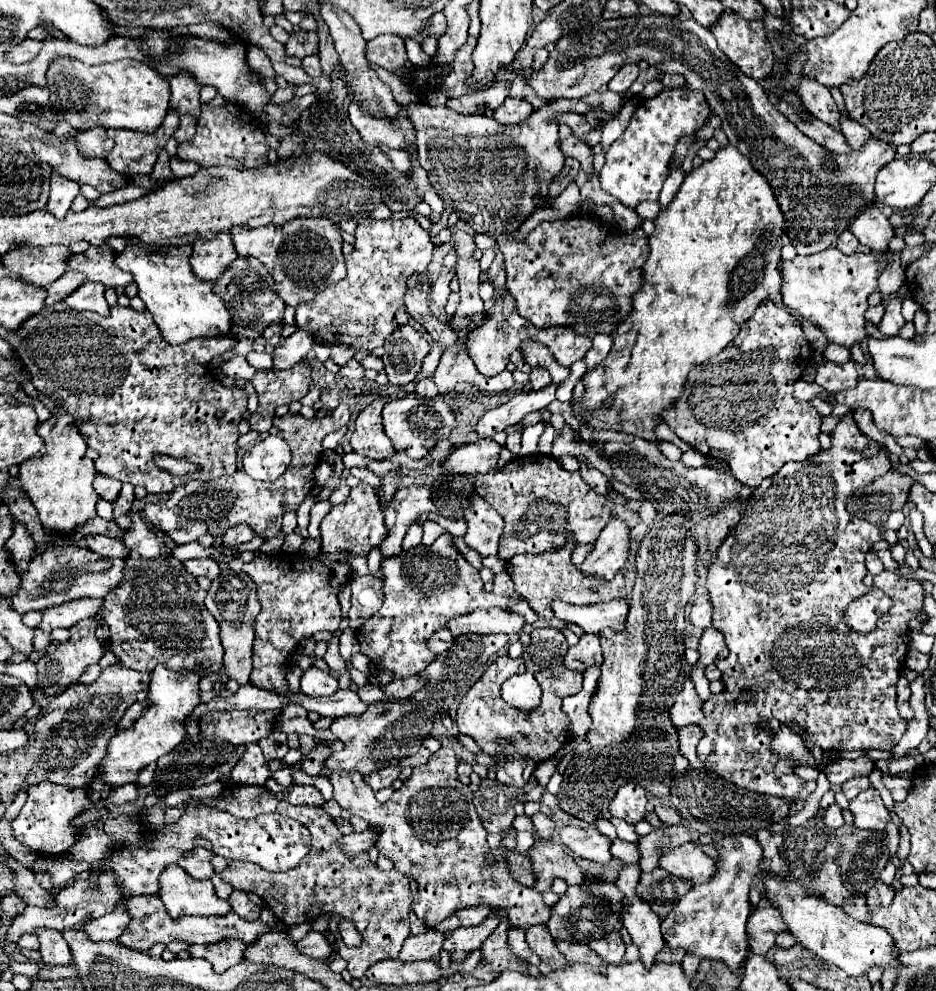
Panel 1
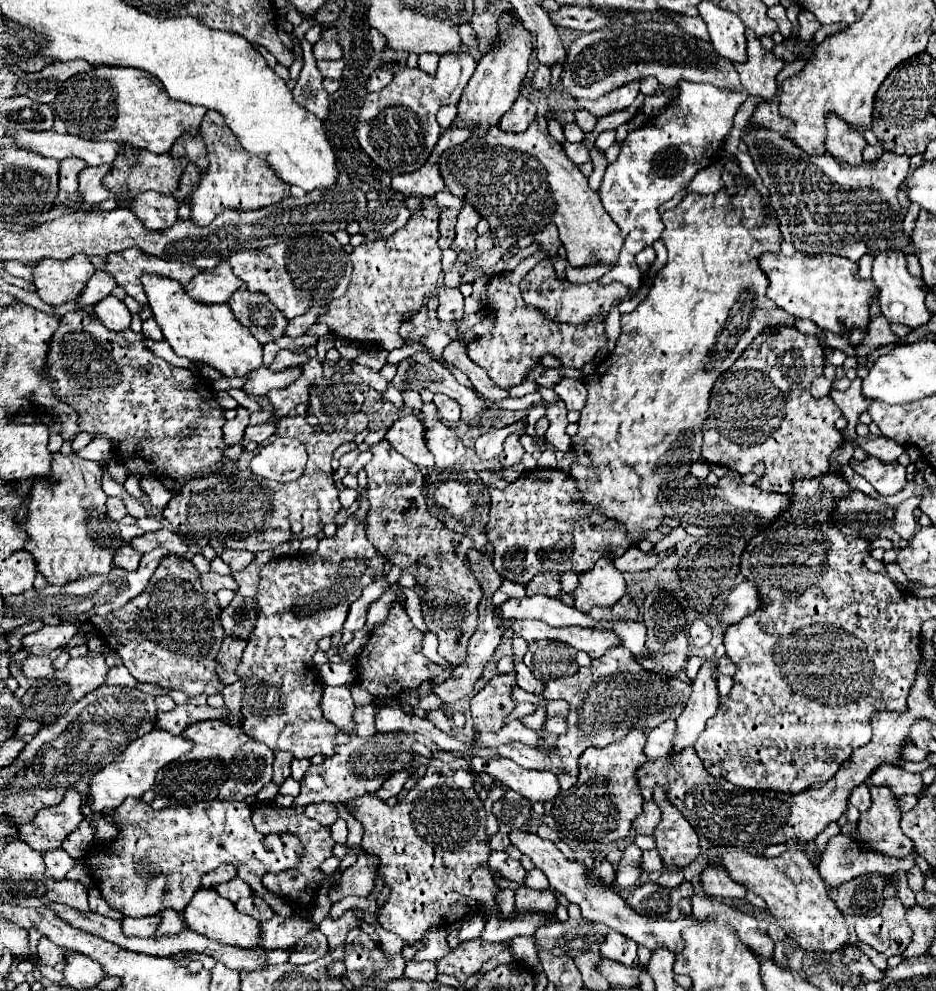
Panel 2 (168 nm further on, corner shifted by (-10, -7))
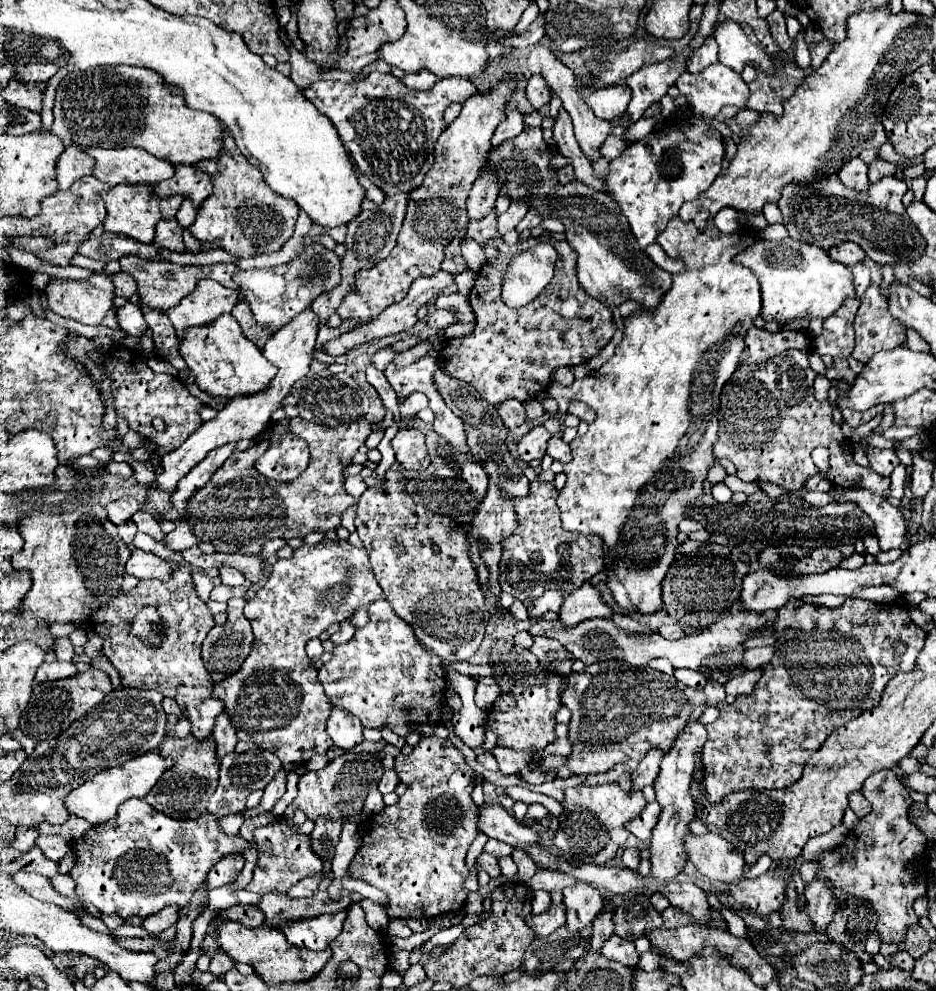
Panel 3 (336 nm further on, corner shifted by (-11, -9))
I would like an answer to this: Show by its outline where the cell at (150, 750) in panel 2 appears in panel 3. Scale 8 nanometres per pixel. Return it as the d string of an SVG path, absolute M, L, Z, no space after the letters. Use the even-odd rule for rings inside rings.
M154 749L154 753L142 753L118 767L104 769L102 773L98 773L96 777L92 777L84 785L80 785L78 789L70 791L70 795L66 799L66 809L68 809L68 813L74 813L74 815L86 819L92 825L106 823L116 817L118 807L124 801L128 801L132 797L146 797L150 793L150 789L156 785L156 781L160 779L160 775L166 769L170 769L172 765L174 765L174 761L170 761L170 757L162 757L158 753L158 749Z

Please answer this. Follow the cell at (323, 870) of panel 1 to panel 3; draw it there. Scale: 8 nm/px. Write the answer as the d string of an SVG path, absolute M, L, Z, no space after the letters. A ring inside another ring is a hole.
M282 817L266 827L256 829L254 843L258 847L258 865L254 869L252 881L248 883L248 889L254 893L266 895L274 889L286 893L300 879L316 875L322 871L322 857L318 857L314 851L310 851L310 835L298 833Z

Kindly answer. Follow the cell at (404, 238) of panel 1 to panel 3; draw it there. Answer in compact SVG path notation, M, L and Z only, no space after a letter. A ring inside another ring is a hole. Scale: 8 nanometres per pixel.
M506 73L490 91L474 93L462 103L460 115L446 127L446 131L436 141L434 165L426 173L424 183L410 195L410 205L406 211L402 231L398 235L396 249L382 263L374 265L374 269L358 271L358 277L354 277L354 289L350 289L350 293L338 307L338 315L342 321L376 319L382 313L382 309L386 309L392 303L398 303L408 293L414 279L432 277L440 271L440 263L444 261L444 247L468 223L468 191L478 179L480 167L488 159L486 155L492 147L490 137L494 135L494 129L506 119L504 109L516 91L516 83L518 75Z

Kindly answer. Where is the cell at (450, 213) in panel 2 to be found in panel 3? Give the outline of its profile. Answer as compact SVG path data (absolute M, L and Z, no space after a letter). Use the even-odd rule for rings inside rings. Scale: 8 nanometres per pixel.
M462 229L462 231L456 235L456 239L454 239L450 245L446 245L446 249L444 249L444 255L446 255L448 259L452 259L452 257L460 255L460 241L464 239L464 235L466 235L466 229Z

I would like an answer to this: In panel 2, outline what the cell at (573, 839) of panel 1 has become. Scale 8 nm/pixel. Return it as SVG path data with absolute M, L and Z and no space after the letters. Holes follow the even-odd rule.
M605 859L597 861L597 867L593 867L591 871L593 871L593 877L597 877L601 881L601 885L611 885L611 881L615 879L615 869Z

